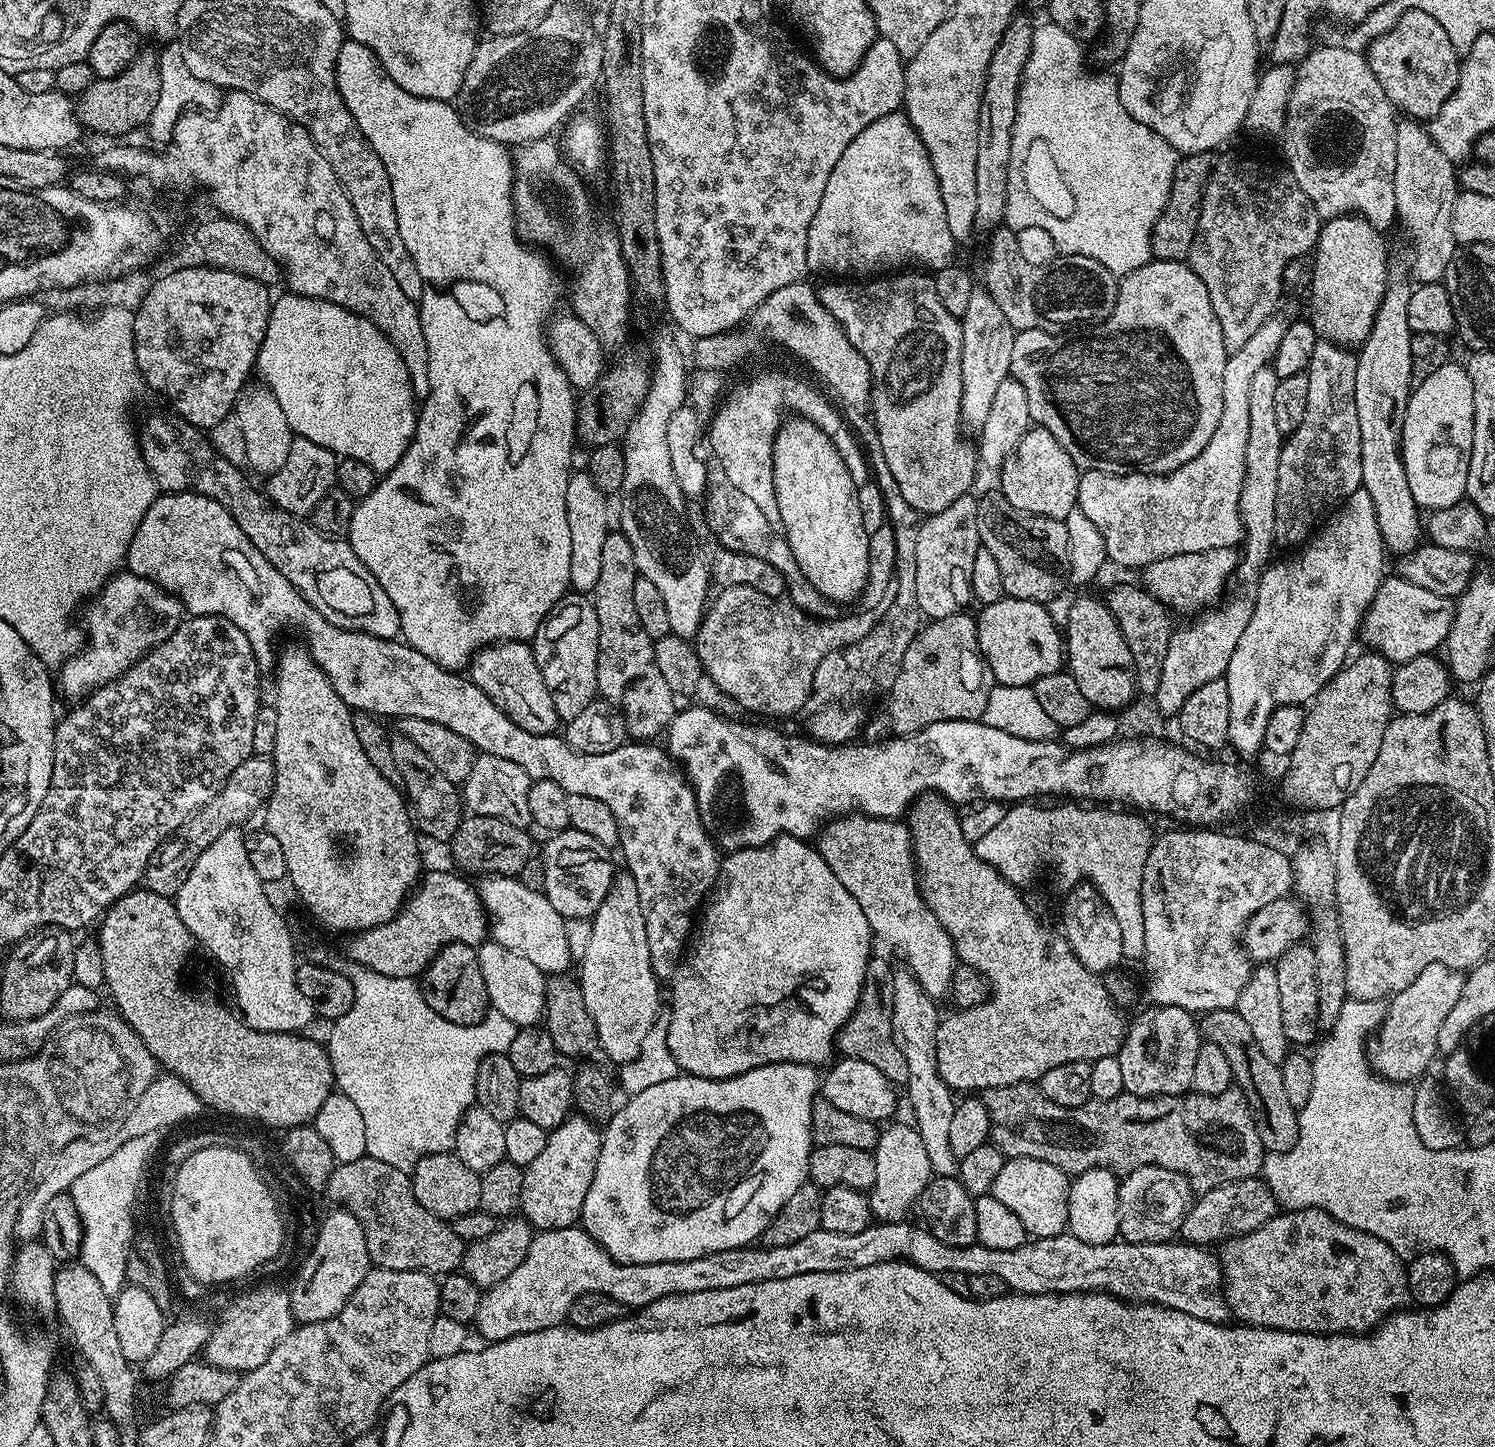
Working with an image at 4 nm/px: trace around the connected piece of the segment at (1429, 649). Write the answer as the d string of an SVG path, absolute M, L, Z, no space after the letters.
M1396 574L1390 576L1389 580L1388 577L1381 579L1376 597L1360 621L1359 635L1368 643L1369 649L1379 652L1395 666L1410 662L1410 658L1435 653L1436 647L1439 649L1450 634L1455 610L1451 599L1438 597Z

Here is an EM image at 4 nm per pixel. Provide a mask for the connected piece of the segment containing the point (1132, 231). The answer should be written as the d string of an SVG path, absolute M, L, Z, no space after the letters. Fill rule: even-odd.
M1044 22L1044 25L1037 27L1032 34L1032 45L1030 46L1030 56L1024 66L1024 73L1020 78L1020 93L1018 94L1018 110L1014 114L1014 134L1010 142L1010 174L1008 175L1008 197L1006 198L1007 227L1019 230L1026 226L1038 226L1046 230L1056 244L1057 253L1065 256L1085 256L1094 258L1100 262L1106 270L1110 270L1117 278L1129 276L1134 270L1138 270L1142 265L1153 259L1152 254L1152 231L1162 214L1162 210L1168 201L1168 195L1172 189L1172 179L1176 169L1178 153L1176 149L1170 147L1166 141L1158 134L1154 134L1146 126L1134 122L1130 114L1122 106L1118 98L1117 77L1107 76L1107 71L1088 72L1084 65L1084 52L1081 41L1076 40L1062 26L1051 22Z

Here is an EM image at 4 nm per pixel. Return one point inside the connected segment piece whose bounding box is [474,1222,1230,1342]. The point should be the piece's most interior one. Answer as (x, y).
(561, 1265)

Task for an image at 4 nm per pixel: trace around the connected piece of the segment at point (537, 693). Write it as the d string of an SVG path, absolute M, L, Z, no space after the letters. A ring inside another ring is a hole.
M505 640L503 644L491 645L479 653L471 661L470 678L522 730L530 730L530 734L551 736L561 727L562 721L558 710L554 710L554 702L550 699L550 690L546 690L546 682L542 682L542 670L538 670L538 662L532 653L531 643L522 640Z

